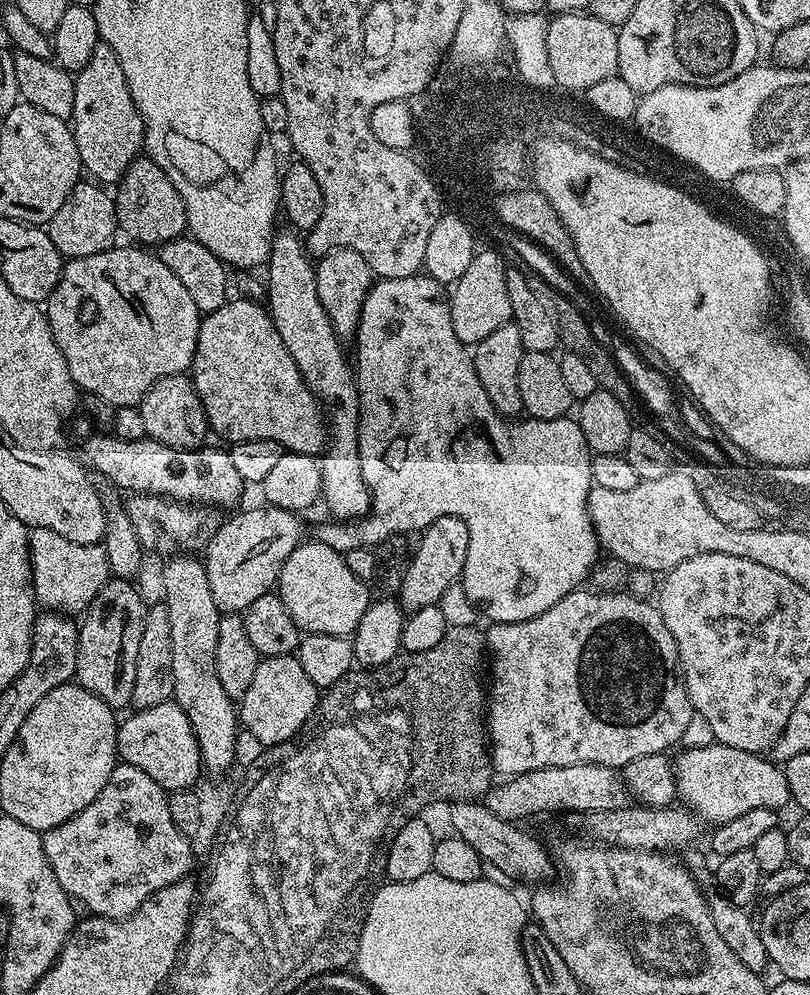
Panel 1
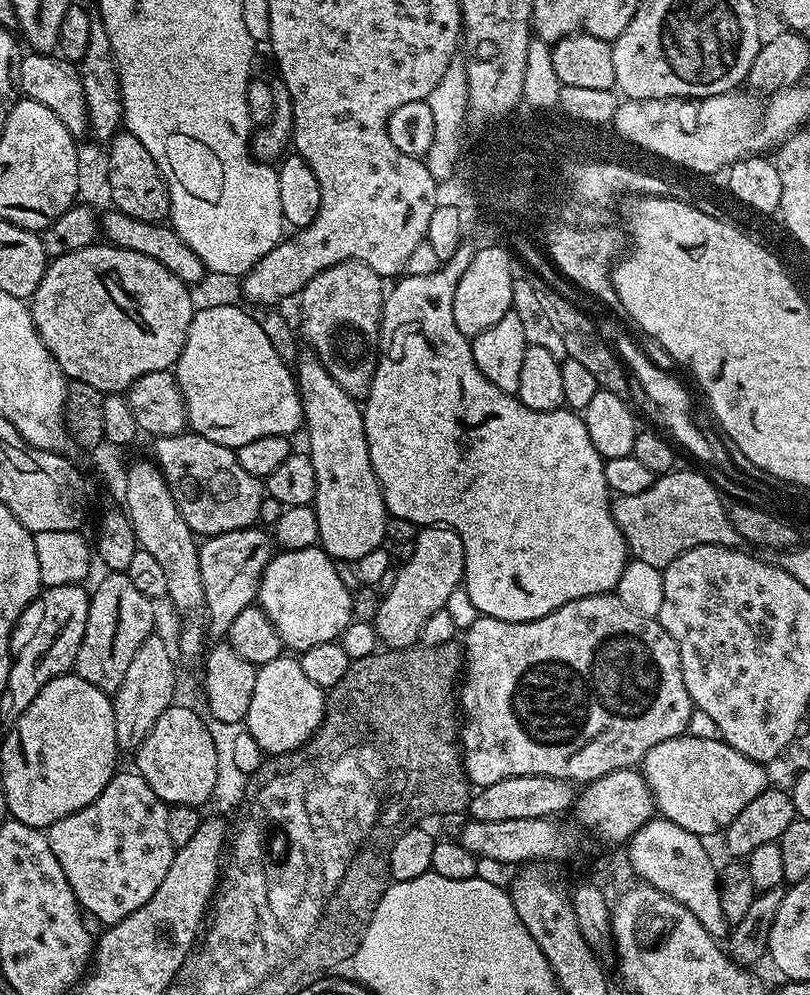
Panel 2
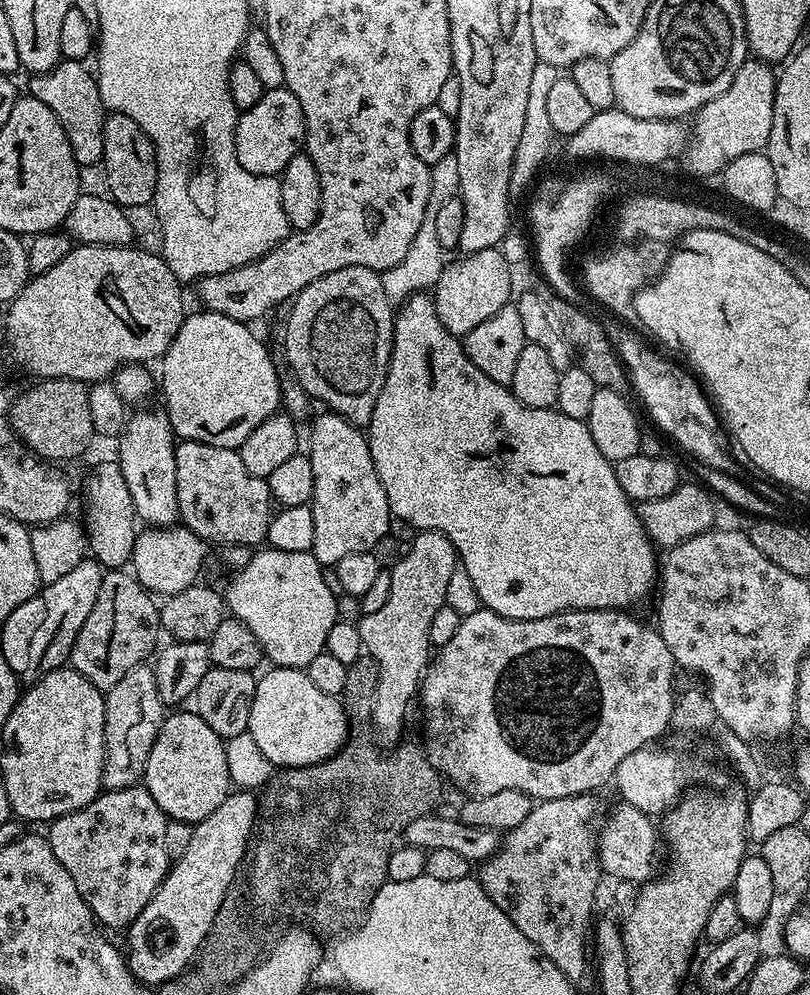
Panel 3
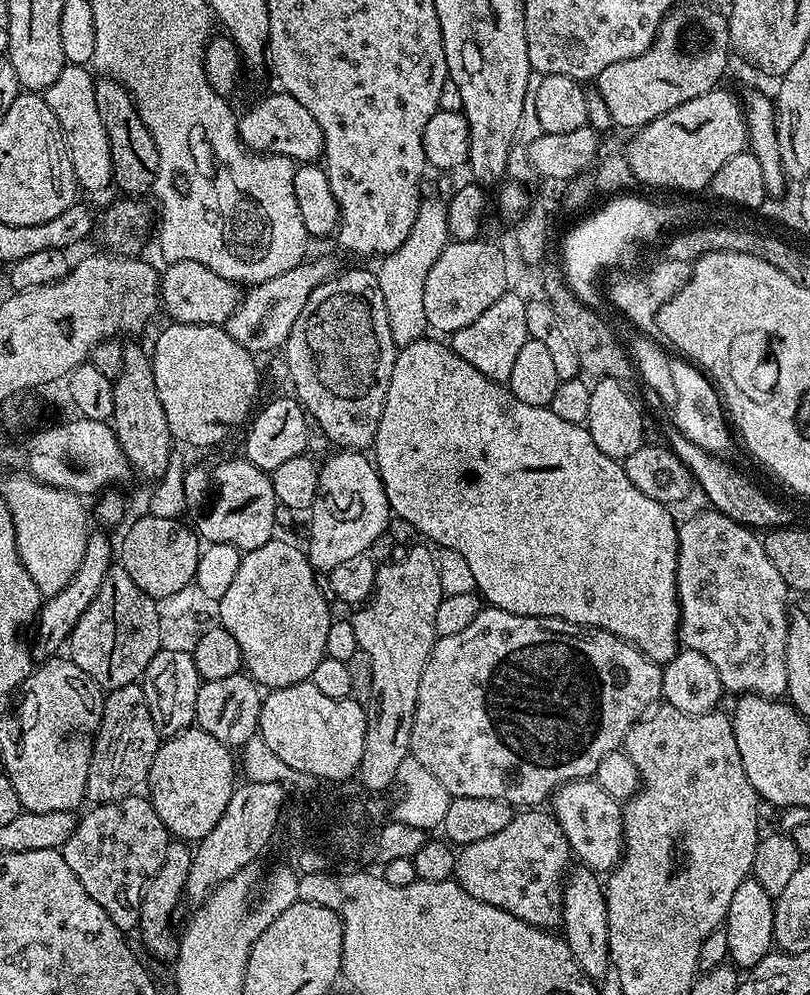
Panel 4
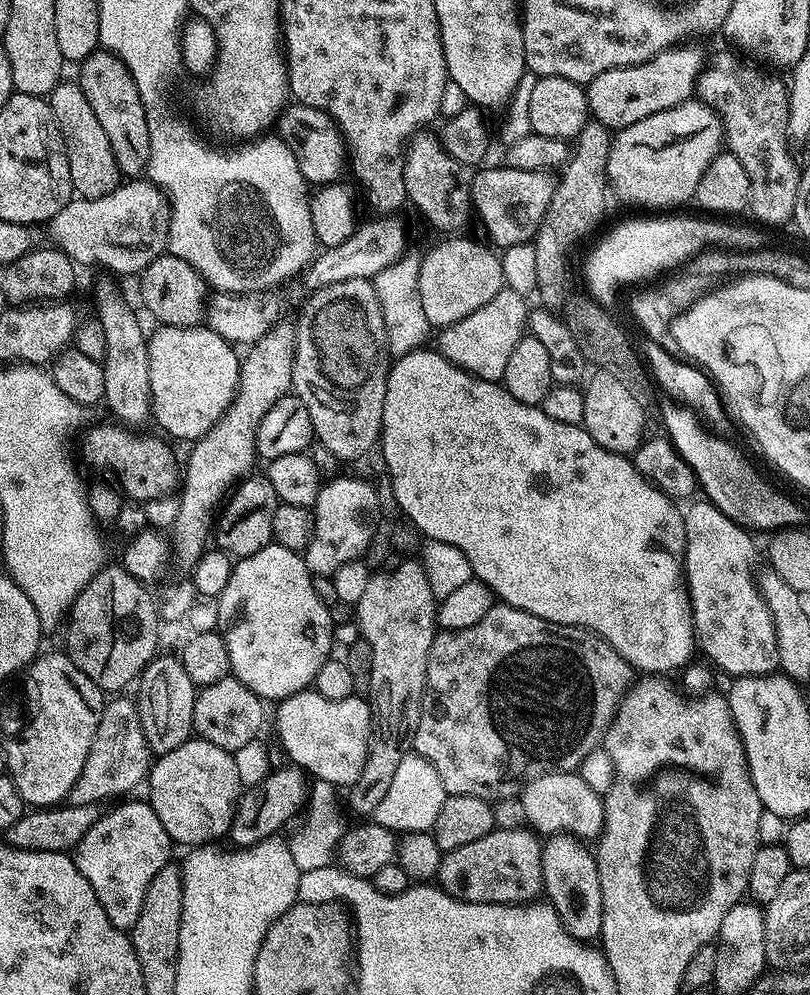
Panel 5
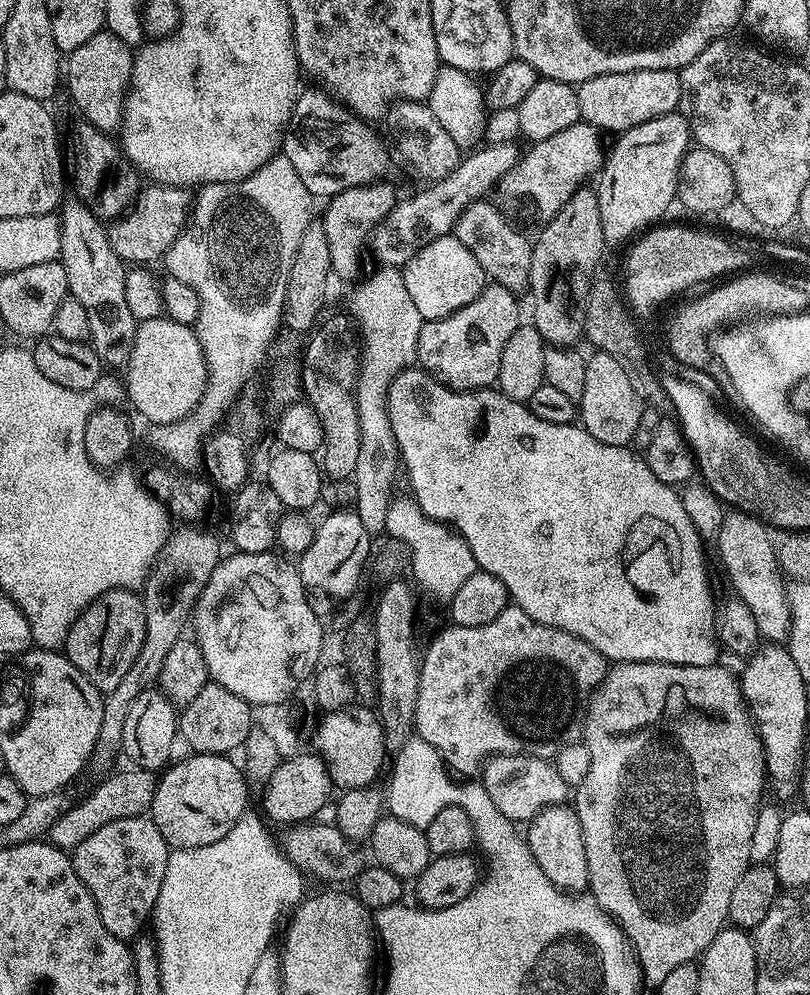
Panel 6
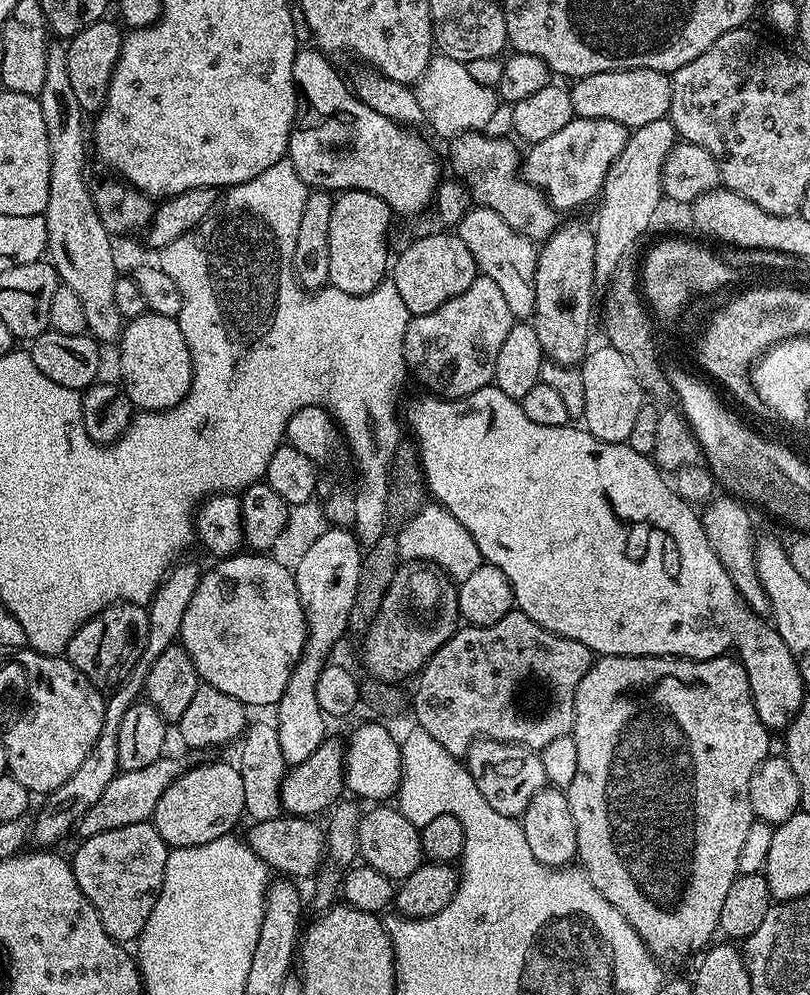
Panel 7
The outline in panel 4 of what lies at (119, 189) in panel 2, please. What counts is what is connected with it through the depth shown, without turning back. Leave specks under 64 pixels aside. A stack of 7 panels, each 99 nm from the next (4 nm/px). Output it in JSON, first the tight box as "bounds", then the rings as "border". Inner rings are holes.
{"bounds":[94,78,158,197],"border":[[[100,78],[95,83],[94,99],[98,102],[98,115],[102,117],[102,126],[106,126],[106,138],[110,142],[112,184],[120,187],[124,191],[121,193],[129,197],[143,197],[143,192],[151,193],[156,187],[158,146],[154,146],[154,138],[150,138],[150,130],[146,130],[146,122],[142,122],[132,95],[111,78]]]}

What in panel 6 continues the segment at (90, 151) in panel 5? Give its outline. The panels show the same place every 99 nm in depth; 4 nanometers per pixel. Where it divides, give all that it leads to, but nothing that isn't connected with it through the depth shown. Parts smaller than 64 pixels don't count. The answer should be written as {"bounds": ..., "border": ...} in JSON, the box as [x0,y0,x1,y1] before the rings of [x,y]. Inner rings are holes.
{"bounds":[70,120,141,222],"border":[[[89,120],[77,121],[72,128],[72,164],[70,160],[70,184],[76,187],[75,199],[85,204],[101,222],[111,222],[123,216],[139,196],[141,173],[109,133],[98,130]]]}

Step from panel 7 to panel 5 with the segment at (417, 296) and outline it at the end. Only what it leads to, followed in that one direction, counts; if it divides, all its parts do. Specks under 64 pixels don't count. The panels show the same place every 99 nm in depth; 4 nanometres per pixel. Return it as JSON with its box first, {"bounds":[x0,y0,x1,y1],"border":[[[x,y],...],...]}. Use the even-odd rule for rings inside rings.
{"bounds":[418,238,505,330],"border":[[[464,238],[441,239],[444,241],[423,253],[420,261],[418,298],[422,298],[422,310],[426,310],[429,325],[437,324],[440,330],[466,318],[466,314],[474,314],[478,306],[486,306],[505,287],[501,257],[491,247],[460,239]]]}

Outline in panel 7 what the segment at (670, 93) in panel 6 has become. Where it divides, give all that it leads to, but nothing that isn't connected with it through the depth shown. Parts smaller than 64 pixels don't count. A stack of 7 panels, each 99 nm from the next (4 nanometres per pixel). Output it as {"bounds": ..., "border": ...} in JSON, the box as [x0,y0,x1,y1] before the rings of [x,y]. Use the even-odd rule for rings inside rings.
{"bounds":[571,68,672,130],"border":[[[631,68],[625,72],[603,72],[579,77],[571,85],[572,111],[581,120],[609,120],[635,130],[650,122],[665,119],[670,110],[672,77],[669,73],[645,68]]]}

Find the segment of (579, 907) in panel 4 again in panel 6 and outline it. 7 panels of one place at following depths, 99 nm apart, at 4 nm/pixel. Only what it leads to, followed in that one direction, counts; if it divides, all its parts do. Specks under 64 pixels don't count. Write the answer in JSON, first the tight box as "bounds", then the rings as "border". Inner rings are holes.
{"bounds":[526,805,588,894],"border":[[[556,805],[544,808],[527,825],[526,843],[534,862],[542,866],[542,874],[554,882],[560,891],[580,894],[588,888],[588,867],[586,866],[586,842],[582,838],[582,826],[578,822],[575,807]]]}

